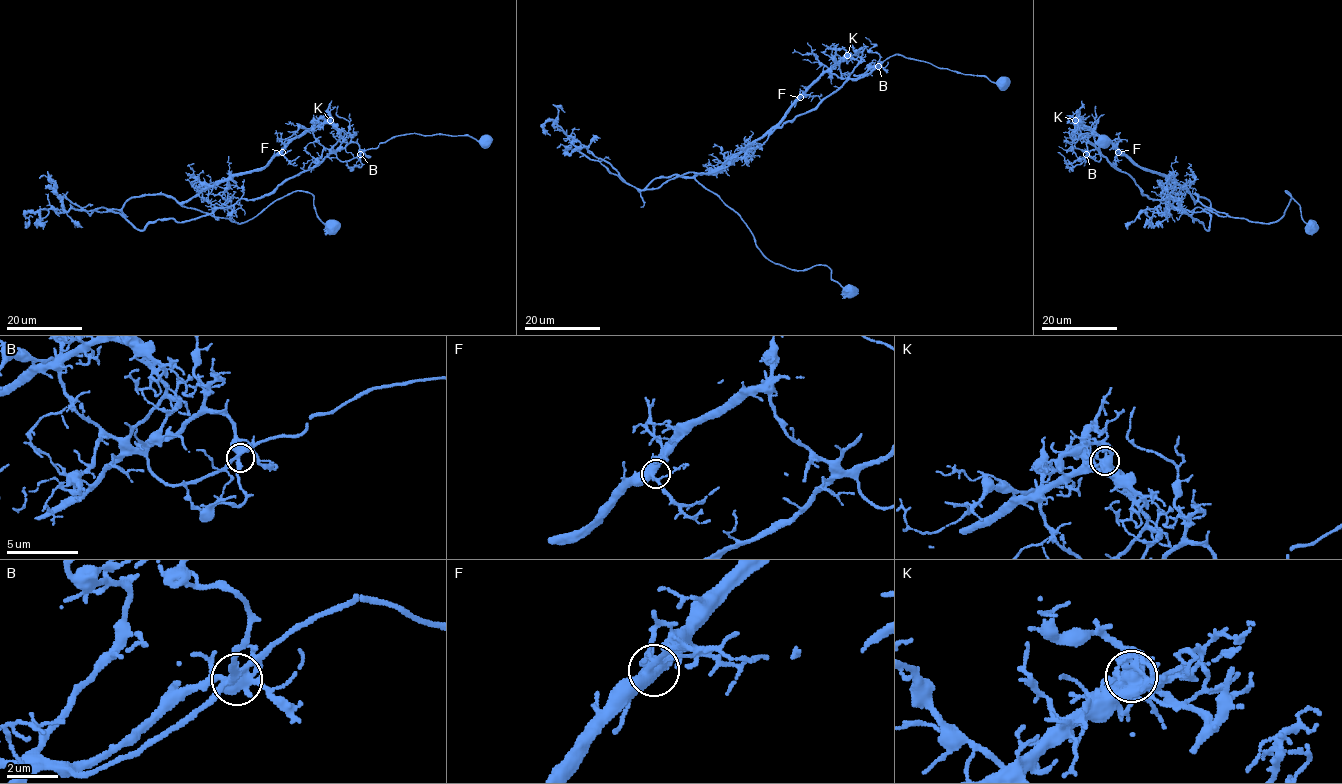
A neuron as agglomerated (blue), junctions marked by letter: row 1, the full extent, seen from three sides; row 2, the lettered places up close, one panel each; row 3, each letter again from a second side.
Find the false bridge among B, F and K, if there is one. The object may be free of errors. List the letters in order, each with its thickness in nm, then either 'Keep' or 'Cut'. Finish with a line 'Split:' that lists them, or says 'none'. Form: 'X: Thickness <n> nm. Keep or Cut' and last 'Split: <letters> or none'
B: Thickness 400 nm. Keep
F: Thickness 420 nm. Keep
K: Thickness 440 nm. Cut
Split: K

